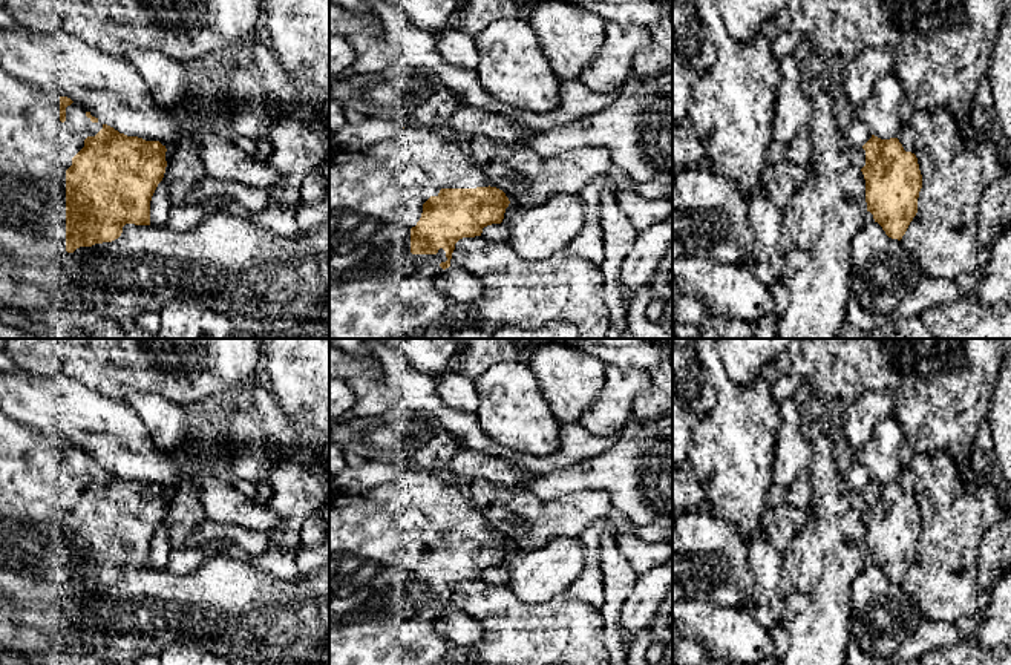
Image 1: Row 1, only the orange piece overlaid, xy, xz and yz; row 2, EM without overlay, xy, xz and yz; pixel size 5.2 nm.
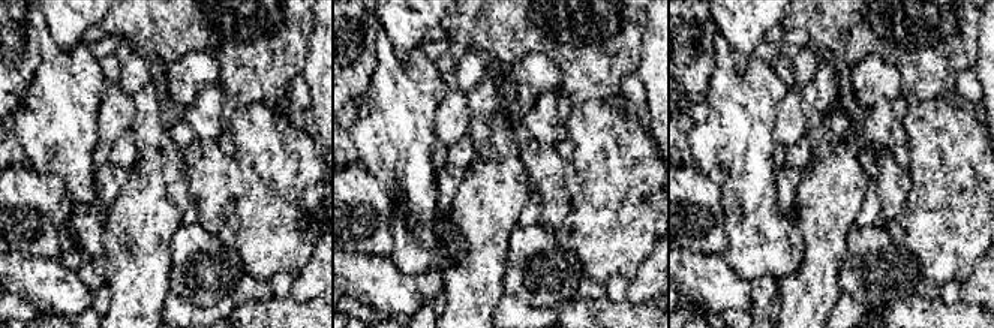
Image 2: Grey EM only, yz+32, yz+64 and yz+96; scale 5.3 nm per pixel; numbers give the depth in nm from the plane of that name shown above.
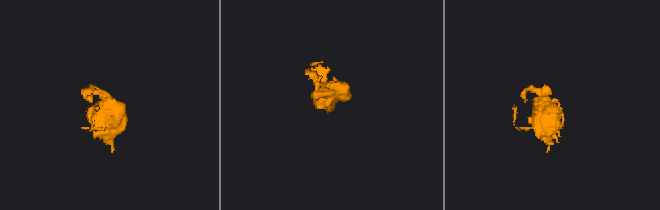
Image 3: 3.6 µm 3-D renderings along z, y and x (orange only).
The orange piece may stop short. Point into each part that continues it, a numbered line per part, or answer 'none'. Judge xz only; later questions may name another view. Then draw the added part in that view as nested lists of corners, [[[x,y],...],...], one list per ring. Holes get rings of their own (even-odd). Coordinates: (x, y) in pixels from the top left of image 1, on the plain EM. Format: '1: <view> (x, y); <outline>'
1: xz (376, 538); [[[420,469],[420,470],[404,470],[401,475],[386,484],[381,484],[369,492],[360,495],[340,495],[340,493],[329,493],[329,665],[441,665],[449,660],[450,647],[444,640],[444,637],[435,630],[434,624],[438,618],[444,613],[440,610],[441,605],[446,605],[446,595],[443,591],[438,593],[437,598],[412,598],[411,596],[411,572],[417,568],[423,556],[423,547],[430,539],[438,539],[441,532],[476,532],[476,530],[489,530],[487,521],[479,515],[479,512],[470,504],[467,495],[458,487],[440,477],[435,469]]]

